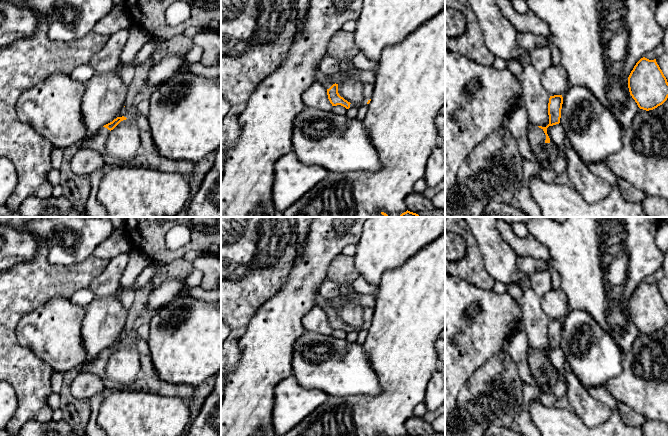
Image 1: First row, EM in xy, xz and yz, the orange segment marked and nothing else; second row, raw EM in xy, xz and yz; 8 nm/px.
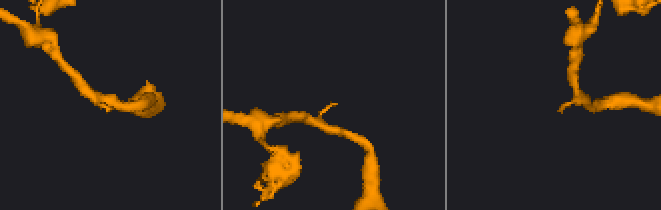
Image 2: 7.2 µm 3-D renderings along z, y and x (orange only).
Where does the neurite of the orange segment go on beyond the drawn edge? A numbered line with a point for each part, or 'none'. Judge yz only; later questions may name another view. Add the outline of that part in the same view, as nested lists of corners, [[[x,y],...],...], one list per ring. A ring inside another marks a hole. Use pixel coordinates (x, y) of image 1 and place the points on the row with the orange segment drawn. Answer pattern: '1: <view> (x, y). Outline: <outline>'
1: yz (536, 136). Outline: [[[529,124],[527,129],[527,136],[529,142],[532,144],[532,149],[538,157],[545,157],[543,152],[543,145],[545,144],[546,135],[543,129],[536,125]]]

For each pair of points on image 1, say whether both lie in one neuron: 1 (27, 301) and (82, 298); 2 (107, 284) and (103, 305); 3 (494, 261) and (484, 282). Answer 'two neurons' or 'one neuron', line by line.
1: two neurons
2: two neurons
3: two neurons

